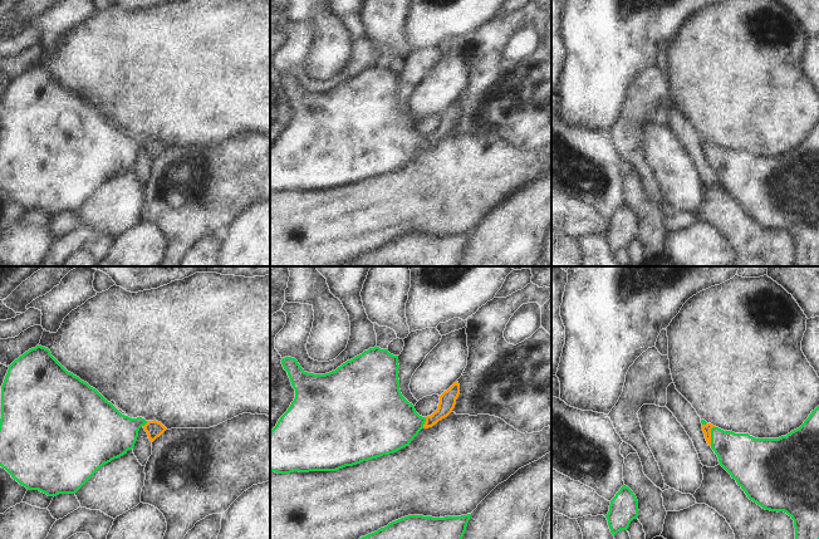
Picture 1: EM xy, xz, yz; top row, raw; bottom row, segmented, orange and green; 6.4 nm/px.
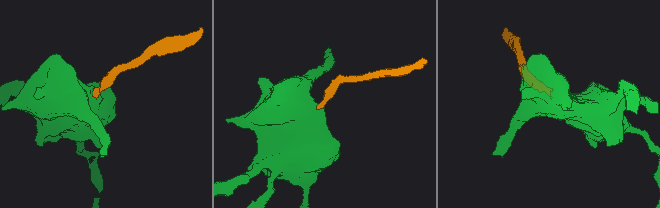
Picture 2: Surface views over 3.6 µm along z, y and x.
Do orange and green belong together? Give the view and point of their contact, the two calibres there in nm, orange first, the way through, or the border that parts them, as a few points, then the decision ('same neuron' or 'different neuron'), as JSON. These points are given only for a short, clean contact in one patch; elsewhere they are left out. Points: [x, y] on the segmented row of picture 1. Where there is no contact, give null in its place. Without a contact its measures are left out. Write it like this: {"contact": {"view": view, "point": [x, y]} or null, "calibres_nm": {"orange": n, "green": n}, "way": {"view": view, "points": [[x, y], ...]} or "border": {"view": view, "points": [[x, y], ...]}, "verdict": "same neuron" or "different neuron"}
{"contact": {"view": "yz", "point": [710, 435]}, "calibres_nm": {"orange": 60, "green": 280}, "way": {"view": "yz", "points": [[706, 429], [710, 435], [743, 456]]}, "verdict": "same neuron"}

